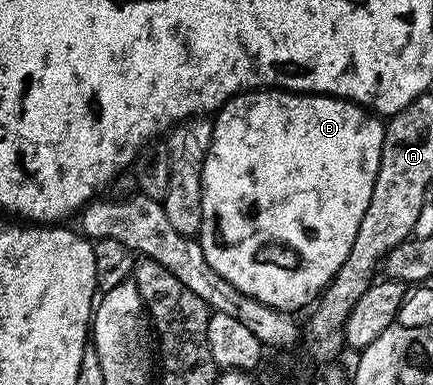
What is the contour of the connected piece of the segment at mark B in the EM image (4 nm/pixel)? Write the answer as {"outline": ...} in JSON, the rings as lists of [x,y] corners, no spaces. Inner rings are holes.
{"outline":[[[265,88],[246,90],[243,94],[232,97],[227,104],[215,111],[212,143],[202,172],[202,224],[198,241],[206,256],[206,264],[210,264],[210,268],[214,268],[214,272],[218,272],[222,280],[230,280],[230,284],[234,284],[238,292],[254,296],[254,300],[270,308],[297,312],[303,306],[311,307],[321,293],[327,290],[338,268],[342,268],[346,256],[350,256],[354,236],[358,236],[358,224],[362,224],[366,208],[370,208],[370,196],[374,192],[374,180],[378,176],[378,164],[382,156],[384,128],[385,123],[364,107],[327,94],[298,94],[290,90]]]}

